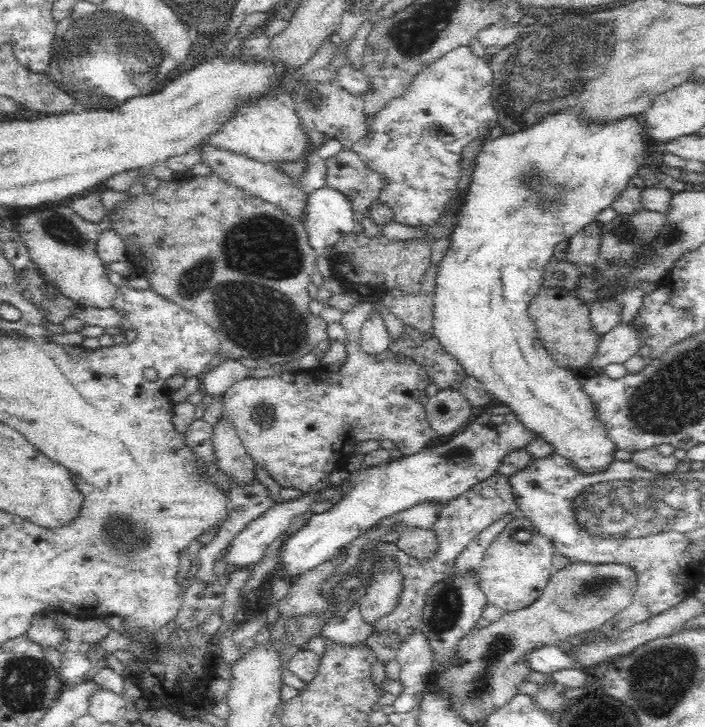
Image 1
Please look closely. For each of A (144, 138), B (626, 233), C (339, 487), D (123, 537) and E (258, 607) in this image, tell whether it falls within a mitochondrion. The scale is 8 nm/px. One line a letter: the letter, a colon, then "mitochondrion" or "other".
A: other
B: mitochondrion
C: other
D: mitochondrion
E: other

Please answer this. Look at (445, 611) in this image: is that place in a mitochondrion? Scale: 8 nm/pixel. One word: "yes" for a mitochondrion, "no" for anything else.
yes

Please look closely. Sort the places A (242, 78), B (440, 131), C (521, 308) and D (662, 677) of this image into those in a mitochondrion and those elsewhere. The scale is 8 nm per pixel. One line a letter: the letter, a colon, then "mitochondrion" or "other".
A: other
B: other
C: other
D: mitochondrion

